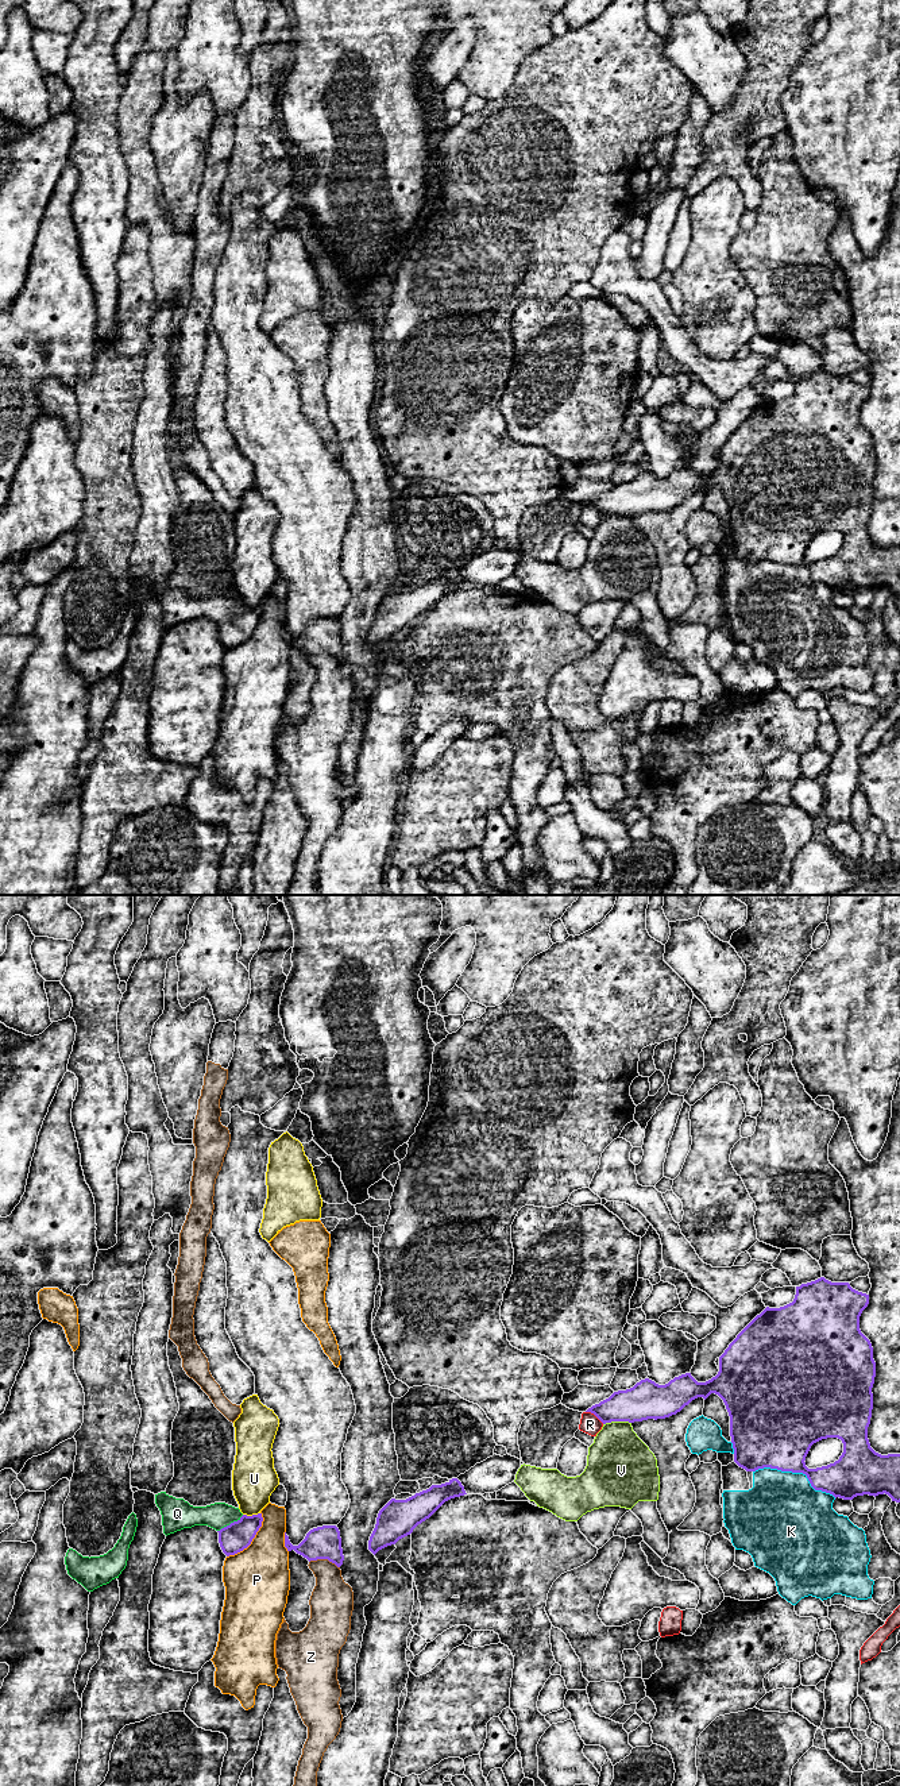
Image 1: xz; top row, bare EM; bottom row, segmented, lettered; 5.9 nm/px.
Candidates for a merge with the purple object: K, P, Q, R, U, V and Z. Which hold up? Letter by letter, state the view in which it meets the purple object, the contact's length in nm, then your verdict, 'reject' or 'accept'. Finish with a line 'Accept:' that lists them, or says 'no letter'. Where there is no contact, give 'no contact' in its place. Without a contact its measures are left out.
K: xz | 500 nm | reject
P: xz | 340 nm | reject
Q: xz | 190 nm | accept
R: xz | 130 nm | reject
U: xz | 110 nm | reject
V: xz | 170 nm | reject
Z: xz | 190 nm | reject
Accept: Q

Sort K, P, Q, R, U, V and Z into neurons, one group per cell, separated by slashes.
K / P / Q / R / U / V / Z

